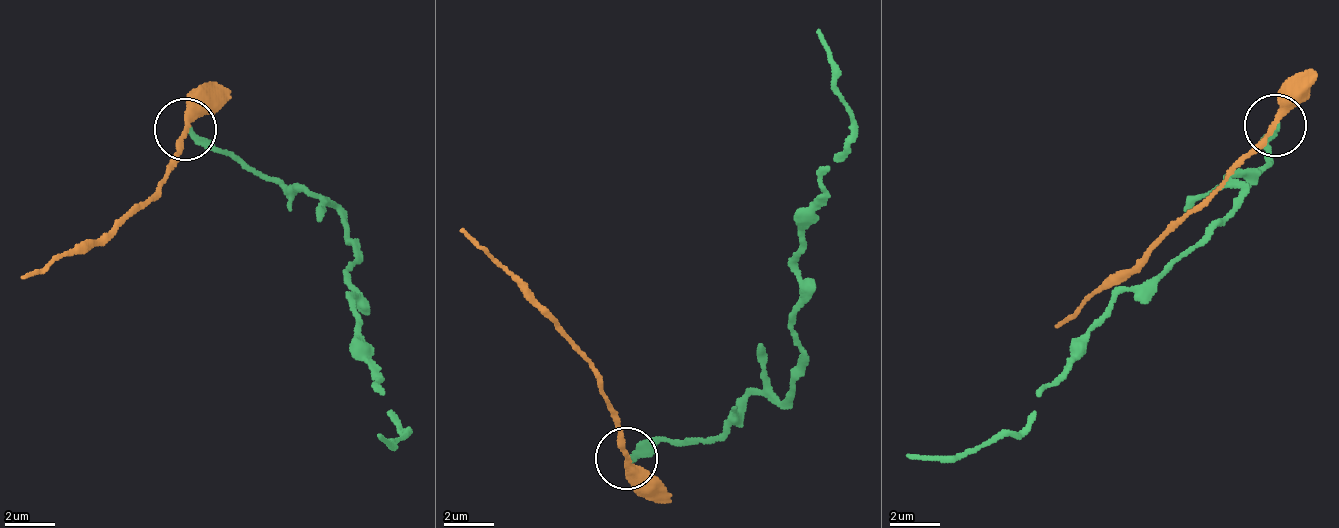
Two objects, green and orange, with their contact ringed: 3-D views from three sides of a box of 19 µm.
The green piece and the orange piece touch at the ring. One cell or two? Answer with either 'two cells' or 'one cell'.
two cells

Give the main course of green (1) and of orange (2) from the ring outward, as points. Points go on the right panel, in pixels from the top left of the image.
1: (1277, 126), (1265, 164), (1233, 181), (1234, 209), (1130, 287), (1016, 434), (907, 456)
2: (1276, 127), (1205, 198), (1056, 328)

